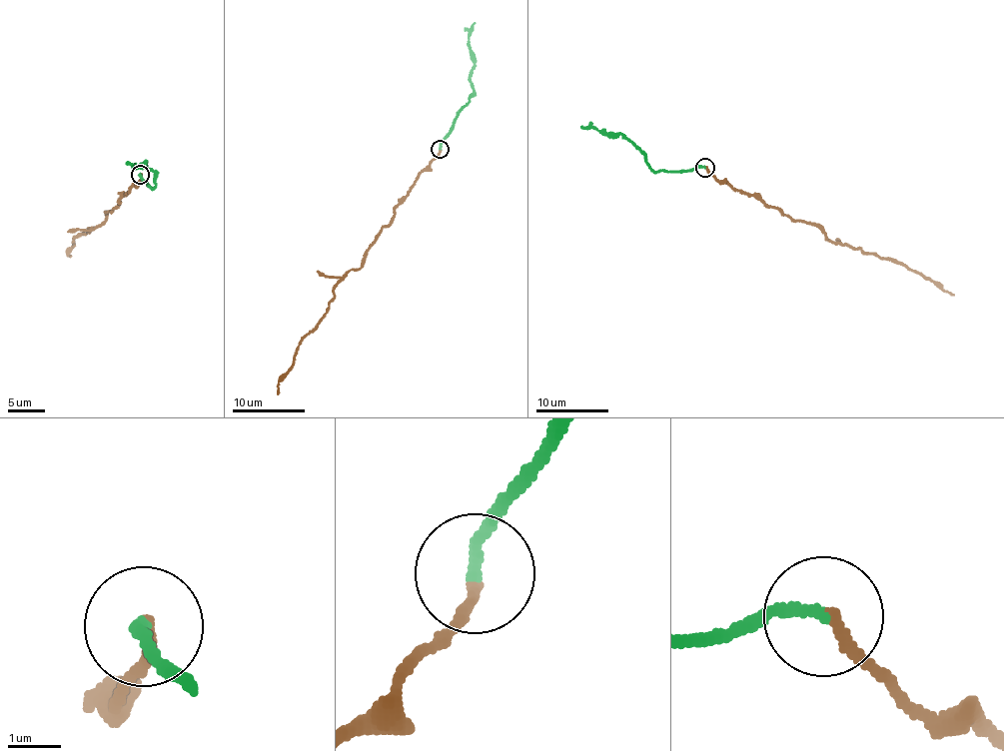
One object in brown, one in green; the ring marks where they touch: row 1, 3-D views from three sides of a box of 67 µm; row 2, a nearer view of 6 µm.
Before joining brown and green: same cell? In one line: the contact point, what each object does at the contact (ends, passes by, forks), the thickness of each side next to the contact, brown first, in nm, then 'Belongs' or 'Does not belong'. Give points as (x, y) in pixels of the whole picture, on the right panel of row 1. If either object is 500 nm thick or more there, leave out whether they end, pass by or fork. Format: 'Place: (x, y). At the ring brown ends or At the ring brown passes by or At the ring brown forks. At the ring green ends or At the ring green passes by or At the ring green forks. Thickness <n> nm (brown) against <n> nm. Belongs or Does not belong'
Place: (705, 167). At the ring brown ends. At the ring green ends. Thickness 200 nm (brown) against 240 nm. Belongs

